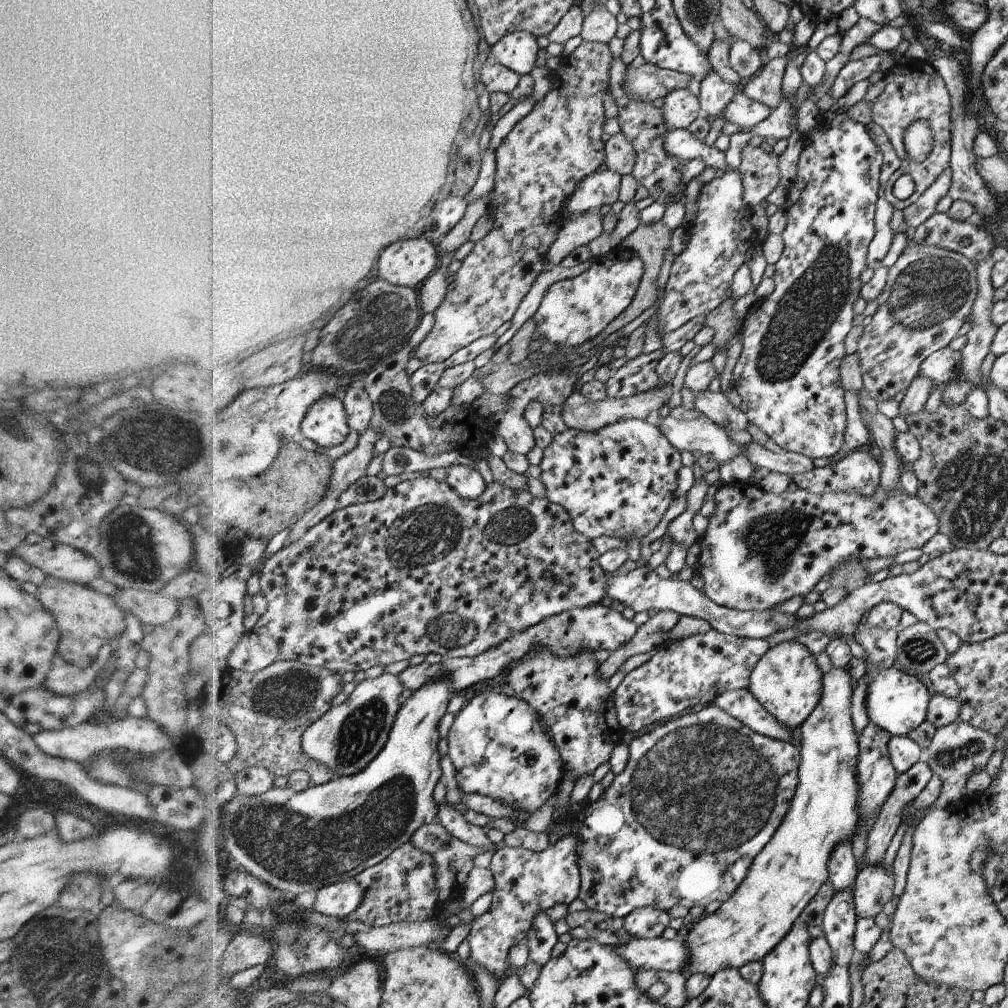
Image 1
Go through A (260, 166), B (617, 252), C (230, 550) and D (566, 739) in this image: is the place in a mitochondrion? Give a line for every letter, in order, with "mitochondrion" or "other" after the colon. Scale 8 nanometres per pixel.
A: mitochondrion
B: other
C: other
D: other

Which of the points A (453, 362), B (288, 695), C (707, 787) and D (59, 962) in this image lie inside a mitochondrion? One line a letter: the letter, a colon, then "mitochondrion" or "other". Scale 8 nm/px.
A: other
B: mitochondrion
C: mitochondrion
D: mitochondrion

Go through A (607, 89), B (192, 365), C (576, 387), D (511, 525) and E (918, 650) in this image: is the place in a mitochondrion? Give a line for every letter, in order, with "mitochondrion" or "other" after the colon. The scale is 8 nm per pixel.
A: other
B: other
C: other
D: mitochondrion
E: mitochondrion

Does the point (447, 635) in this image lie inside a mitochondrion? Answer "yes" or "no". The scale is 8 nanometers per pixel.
yes

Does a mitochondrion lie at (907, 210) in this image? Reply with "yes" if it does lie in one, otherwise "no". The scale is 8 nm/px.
no

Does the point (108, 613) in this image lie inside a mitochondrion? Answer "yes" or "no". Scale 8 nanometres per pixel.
no

